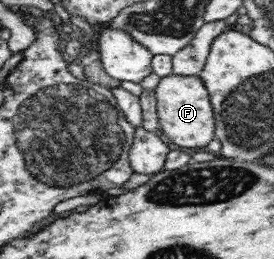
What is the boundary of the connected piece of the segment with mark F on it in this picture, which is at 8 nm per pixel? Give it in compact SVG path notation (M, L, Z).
M200 76L164 77L154 91L158 99L159 122L163 134L181 149L204 148L216 136L215 110L211 95Z

